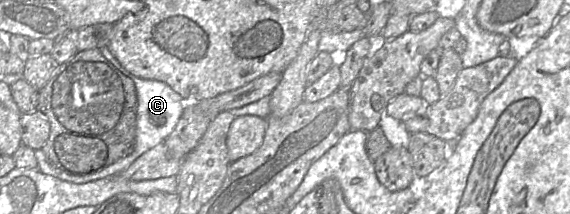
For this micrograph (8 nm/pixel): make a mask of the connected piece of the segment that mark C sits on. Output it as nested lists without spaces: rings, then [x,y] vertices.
[[[107,47],[100,48],[99,51],[115,68],[132,79],[135,84],[137,92],[136,145],[134,151],[129,156],[106,167],[106,173],[104,168],[93,174],[88,174],[92,175],[93,179],[89,180],[89,182],[120,174],[145,152],[151,150],[159,143],[164,142],[165,138],[175,128],[187,104],[183,98],[166,83],[154,79],[142,79],[131,74],[121,65]]]

